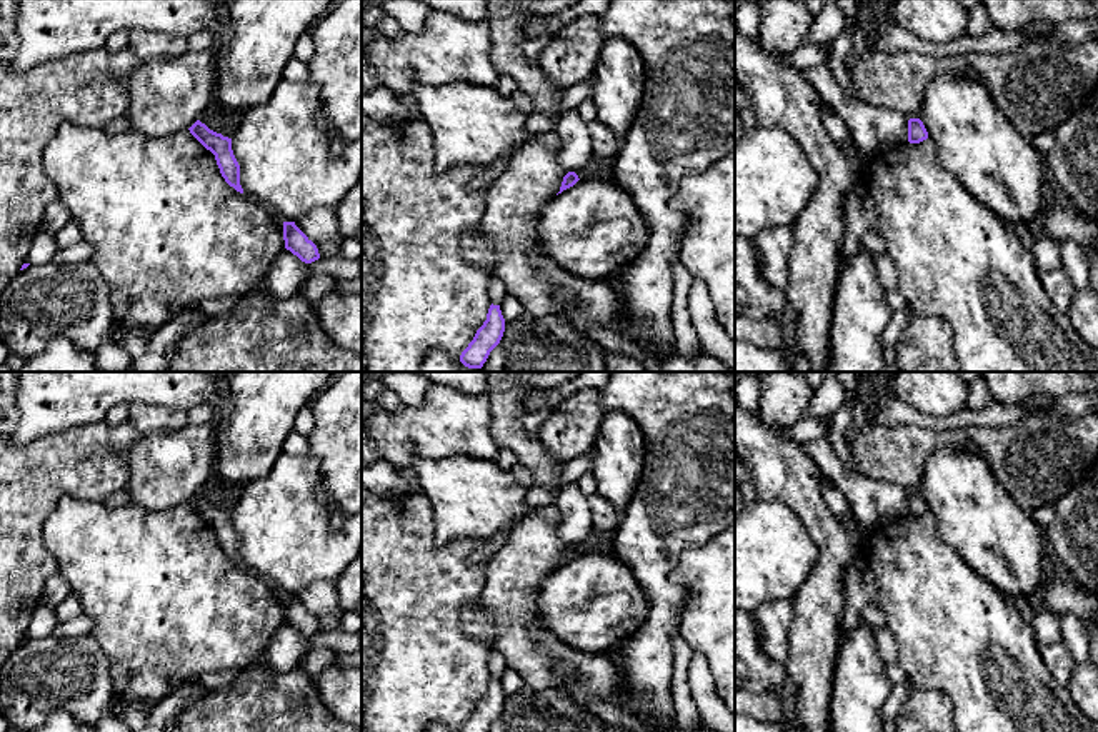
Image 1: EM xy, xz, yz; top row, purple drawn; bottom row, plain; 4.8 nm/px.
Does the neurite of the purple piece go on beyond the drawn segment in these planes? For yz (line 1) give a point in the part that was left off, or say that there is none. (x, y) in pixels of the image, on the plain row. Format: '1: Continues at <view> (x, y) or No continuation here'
1: No continuation here

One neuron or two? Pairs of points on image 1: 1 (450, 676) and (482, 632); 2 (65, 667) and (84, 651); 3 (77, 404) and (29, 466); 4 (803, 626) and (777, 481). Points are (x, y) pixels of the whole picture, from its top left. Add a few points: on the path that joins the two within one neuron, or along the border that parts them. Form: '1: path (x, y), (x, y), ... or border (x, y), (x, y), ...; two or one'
1: border (477, 599), (462, 609), (462, 631), (494, 649); two
2: path (70, 664), (79, 656); one
3: border (94, 422), (39, 436), (27, 442), (17, 442); two
4: path (823, 589), (828, 574), (828, 534), (813, 514); one

